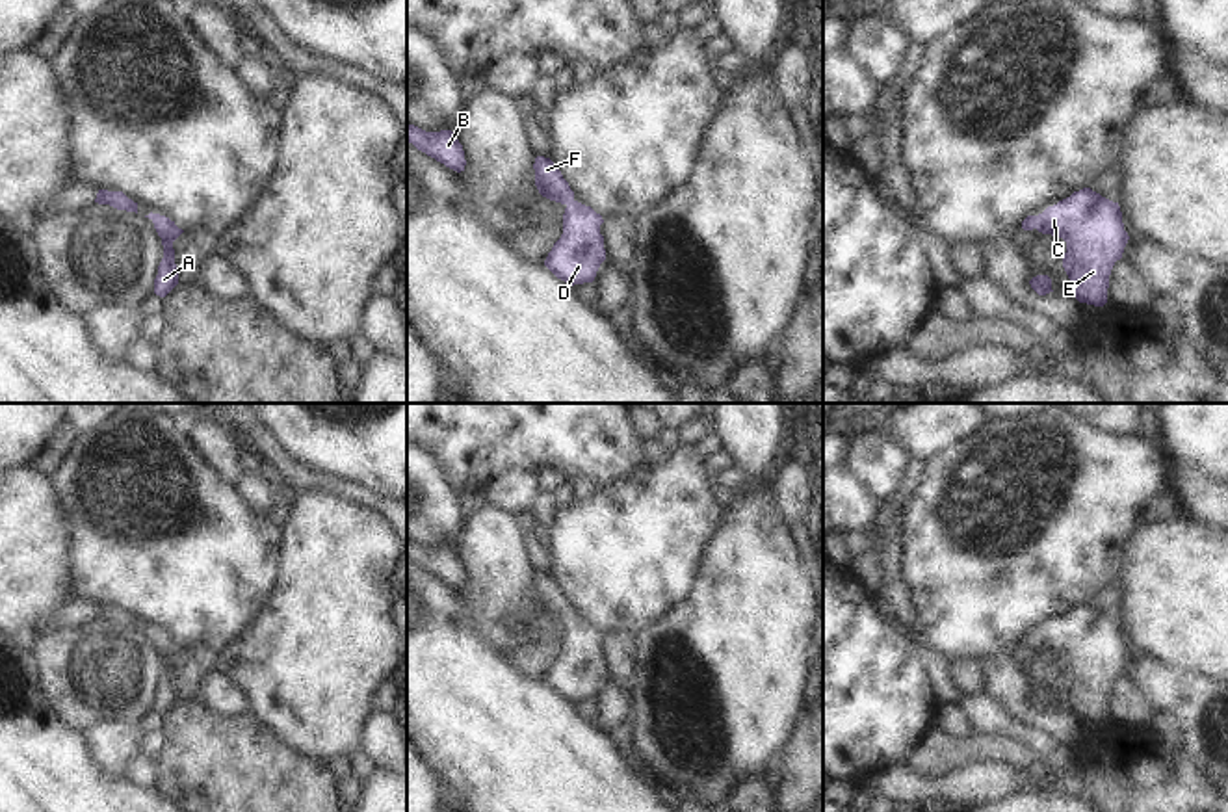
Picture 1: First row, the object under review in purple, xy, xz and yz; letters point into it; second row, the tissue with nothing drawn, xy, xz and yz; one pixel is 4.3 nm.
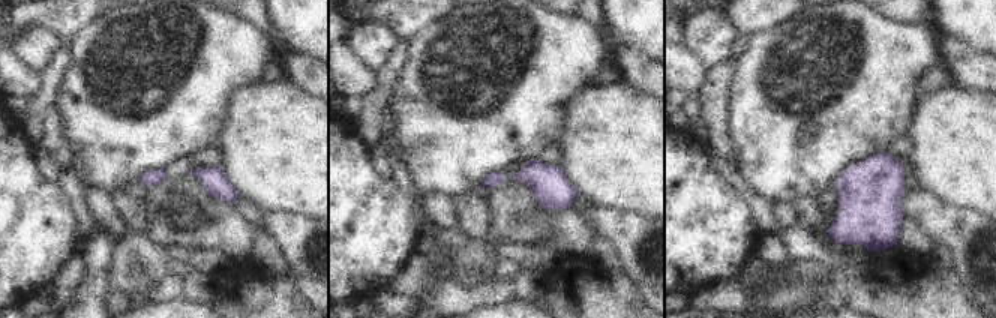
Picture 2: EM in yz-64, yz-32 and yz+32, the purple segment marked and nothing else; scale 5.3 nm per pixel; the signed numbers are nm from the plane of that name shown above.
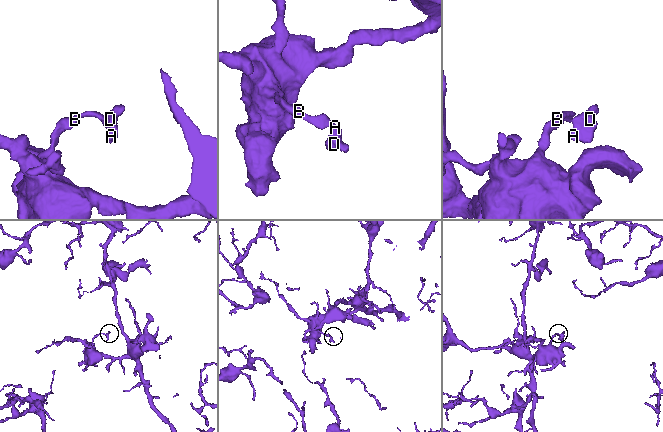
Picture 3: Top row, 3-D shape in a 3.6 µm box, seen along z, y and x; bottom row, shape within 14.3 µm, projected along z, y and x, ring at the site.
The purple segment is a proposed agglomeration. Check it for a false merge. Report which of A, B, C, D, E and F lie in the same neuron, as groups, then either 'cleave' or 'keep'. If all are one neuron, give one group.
A B C D E F; keep

